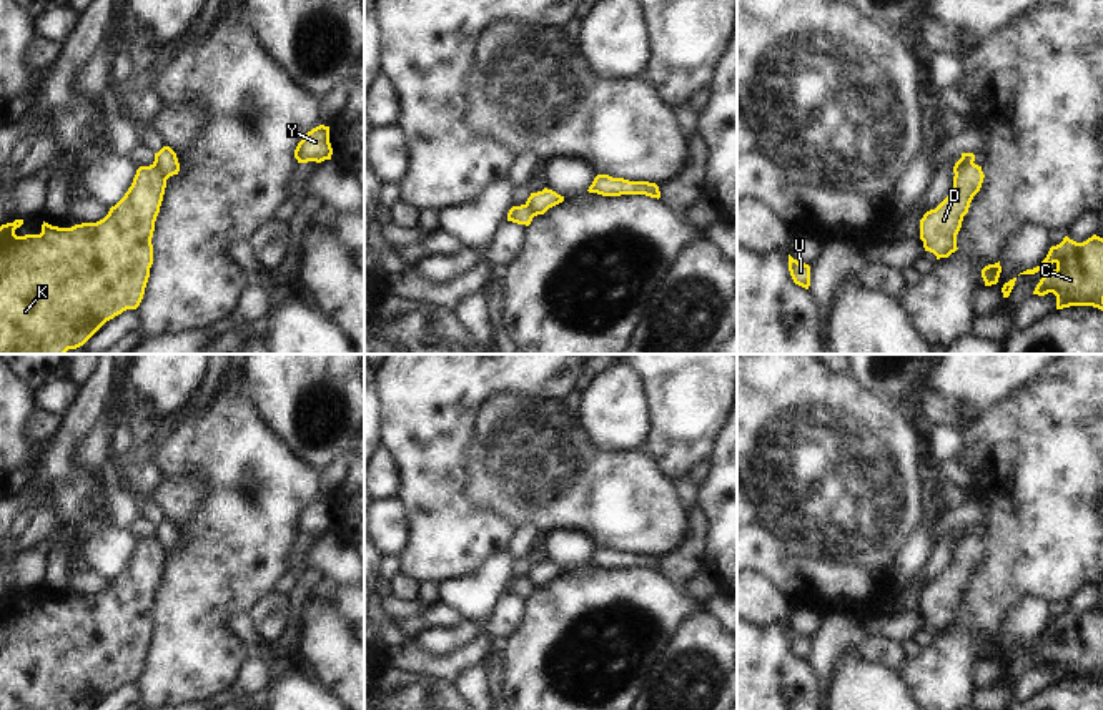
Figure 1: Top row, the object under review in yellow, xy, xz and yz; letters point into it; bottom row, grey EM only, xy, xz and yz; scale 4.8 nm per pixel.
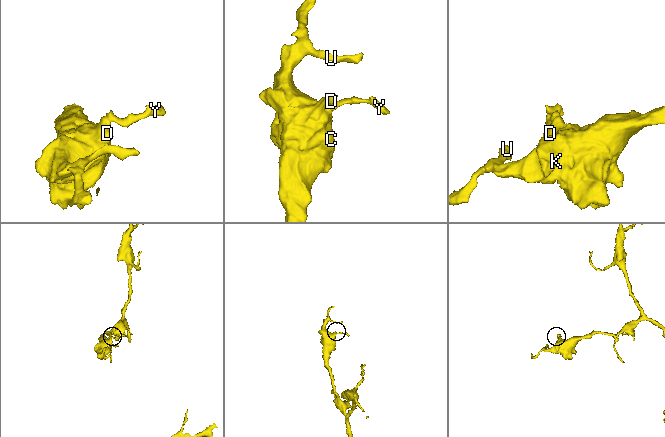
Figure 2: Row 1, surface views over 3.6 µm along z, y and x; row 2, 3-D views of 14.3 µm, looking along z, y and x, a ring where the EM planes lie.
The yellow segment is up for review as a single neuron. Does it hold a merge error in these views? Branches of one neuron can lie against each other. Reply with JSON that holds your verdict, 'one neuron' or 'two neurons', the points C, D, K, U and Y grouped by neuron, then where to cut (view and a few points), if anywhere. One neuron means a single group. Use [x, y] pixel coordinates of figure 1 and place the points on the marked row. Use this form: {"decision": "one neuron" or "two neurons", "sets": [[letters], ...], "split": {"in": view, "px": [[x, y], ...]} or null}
{"decision": "two neurons", "sets": [["C", "D", "K", "U"], ["Y"]], "split": {"in": "yz", "px": [[972, 162], [955, 175]]}}

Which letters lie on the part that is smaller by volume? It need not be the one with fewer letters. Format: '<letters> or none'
Y

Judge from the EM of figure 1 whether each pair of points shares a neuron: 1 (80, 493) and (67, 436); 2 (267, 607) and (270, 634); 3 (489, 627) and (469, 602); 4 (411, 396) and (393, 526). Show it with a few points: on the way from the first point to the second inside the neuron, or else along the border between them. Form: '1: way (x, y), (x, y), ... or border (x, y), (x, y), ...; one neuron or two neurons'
1: way (67, 479), (64, 476), (64, 449); one neuron
2: way (270, 614), (270, 627); one neuron
3: border (503, 592), (488, 614); two neurons
4: border (396, 496), (401, 504), (406, 536); two neurons

